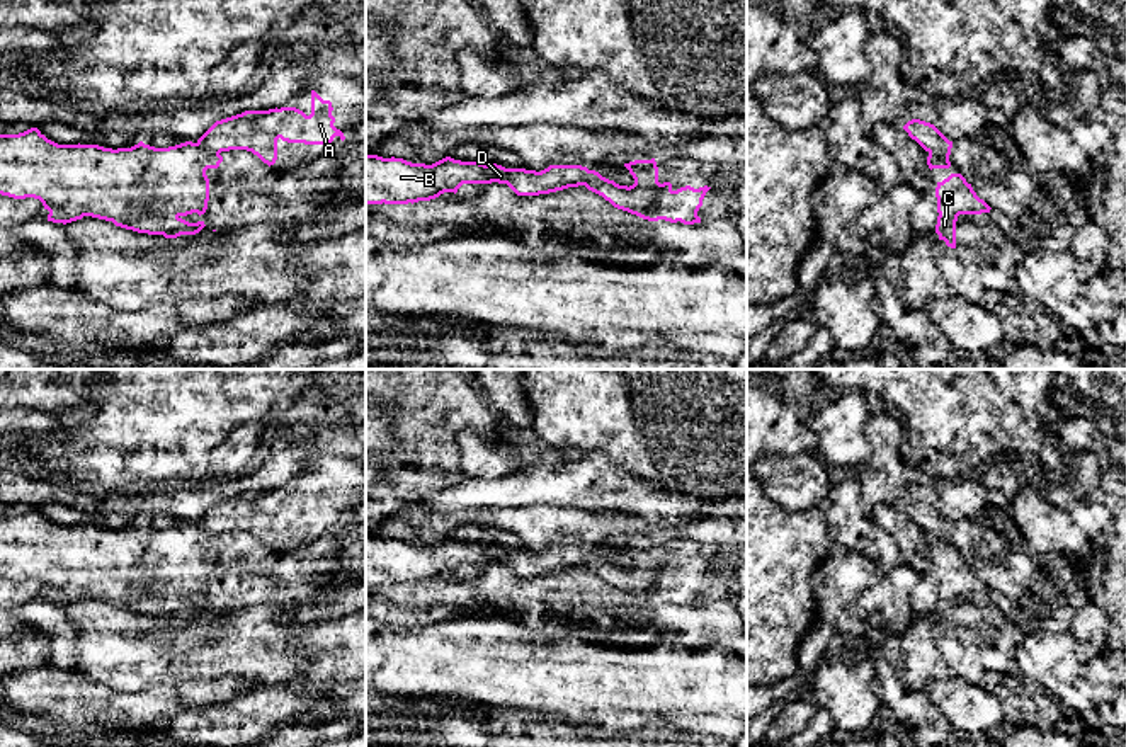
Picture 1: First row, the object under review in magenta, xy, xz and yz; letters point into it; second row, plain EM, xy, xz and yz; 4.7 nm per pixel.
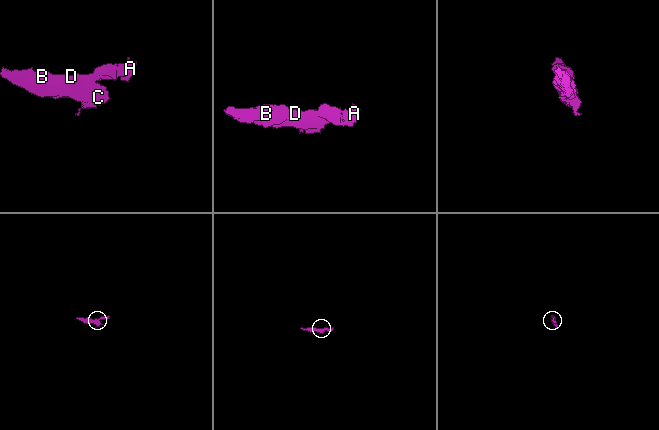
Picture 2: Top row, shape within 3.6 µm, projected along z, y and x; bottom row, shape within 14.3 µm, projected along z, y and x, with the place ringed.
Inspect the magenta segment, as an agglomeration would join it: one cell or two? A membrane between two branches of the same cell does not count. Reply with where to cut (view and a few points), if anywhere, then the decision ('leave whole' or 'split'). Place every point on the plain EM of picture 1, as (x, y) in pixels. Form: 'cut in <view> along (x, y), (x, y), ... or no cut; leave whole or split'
cut in xy along (196, 524), (218, 536); split

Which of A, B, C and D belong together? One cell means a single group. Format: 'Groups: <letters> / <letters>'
Groups: A / B C D

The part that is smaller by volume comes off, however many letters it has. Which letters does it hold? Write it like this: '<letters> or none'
A

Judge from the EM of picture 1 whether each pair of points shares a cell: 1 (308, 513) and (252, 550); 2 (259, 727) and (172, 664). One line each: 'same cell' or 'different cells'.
1: different cells
2: different cells

